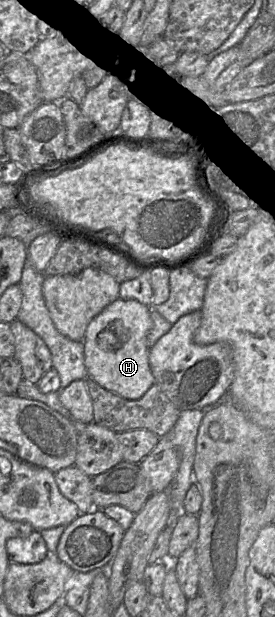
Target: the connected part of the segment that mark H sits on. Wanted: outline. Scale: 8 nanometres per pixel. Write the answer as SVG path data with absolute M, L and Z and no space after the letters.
M117 298L106 306L88 324L83 339L87 375L103 388L125 399L139 399L154 384L155 378L149 364L147 335L152 327L151 307L135 299Z

